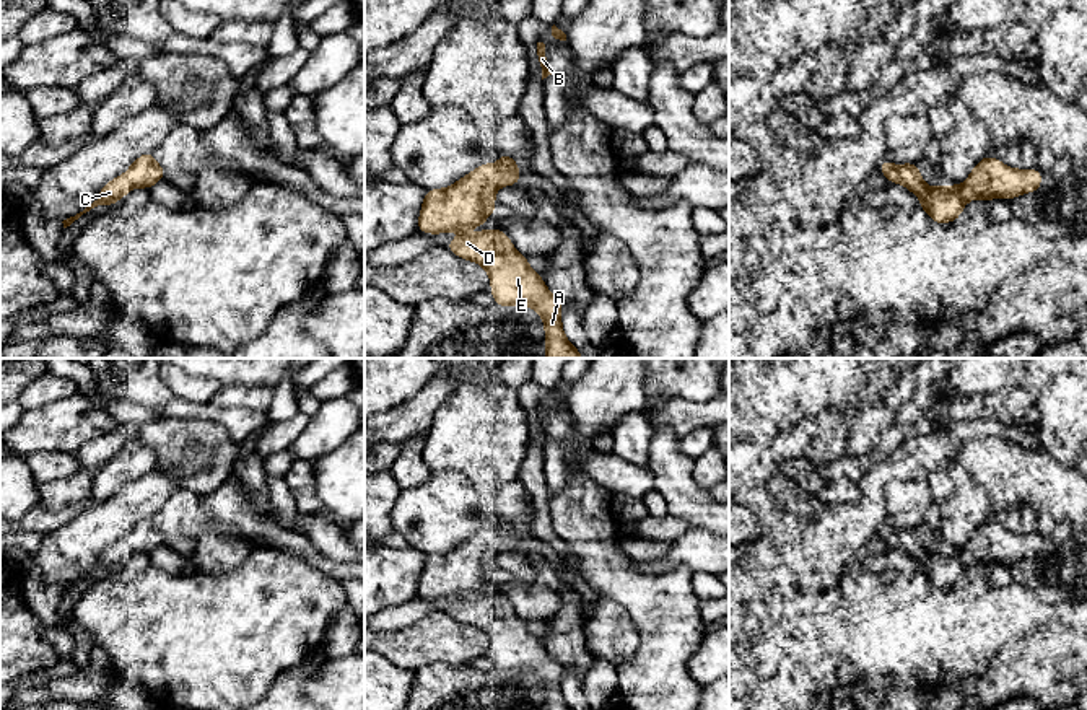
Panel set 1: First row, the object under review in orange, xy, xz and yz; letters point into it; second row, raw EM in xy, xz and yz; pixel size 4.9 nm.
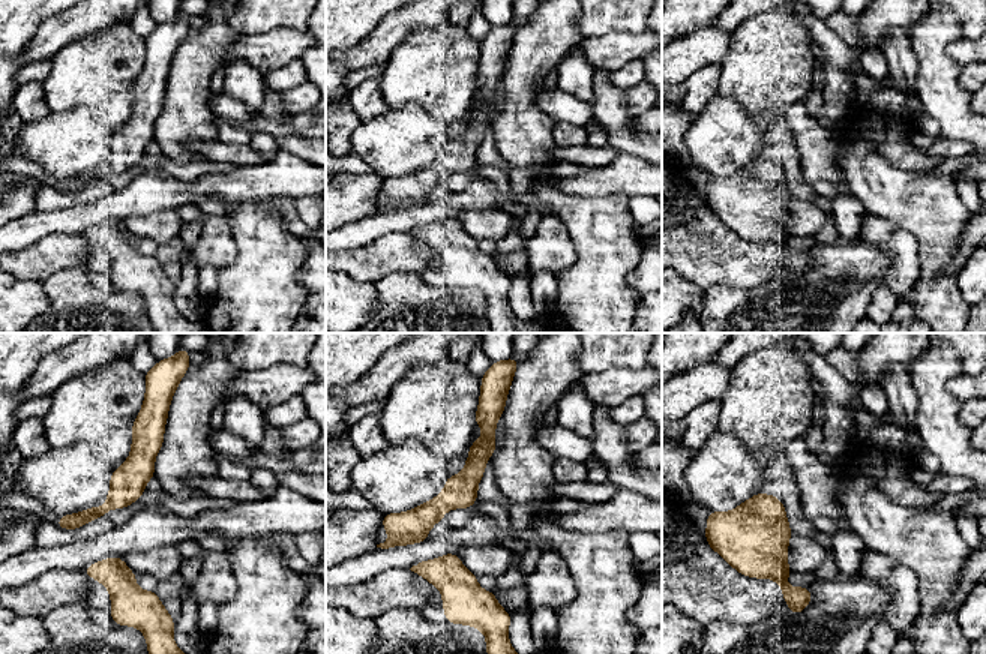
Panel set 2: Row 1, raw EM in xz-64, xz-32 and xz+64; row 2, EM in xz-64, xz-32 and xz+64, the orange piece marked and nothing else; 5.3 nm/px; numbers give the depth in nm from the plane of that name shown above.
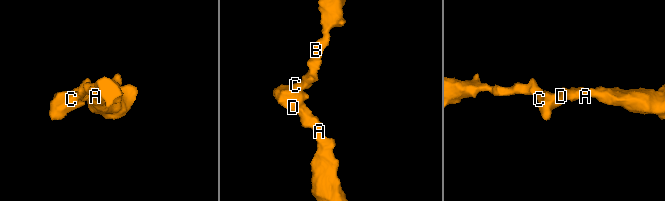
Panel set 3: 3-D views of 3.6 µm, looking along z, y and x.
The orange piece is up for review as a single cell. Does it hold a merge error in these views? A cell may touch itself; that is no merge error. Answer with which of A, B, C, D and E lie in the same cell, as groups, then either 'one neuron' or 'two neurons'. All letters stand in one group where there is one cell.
A B C D E | one neuron

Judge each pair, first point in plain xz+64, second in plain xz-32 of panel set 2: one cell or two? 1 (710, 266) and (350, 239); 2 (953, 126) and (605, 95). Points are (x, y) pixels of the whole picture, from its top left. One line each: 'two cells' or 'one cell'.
1: two cells
2: one cell

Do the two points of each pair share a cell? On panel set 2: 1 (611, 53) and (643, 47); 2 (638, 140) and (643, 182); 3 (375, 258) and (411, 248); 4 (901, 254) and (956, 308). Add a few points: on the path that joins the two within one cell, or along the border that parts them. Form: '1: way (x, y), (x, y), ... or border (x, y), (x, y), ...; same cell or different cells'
1: way (619, 48), (635, 47); same cell
2: border (620, 150), (646, 161); different cells
3: way (384, 257), (392, 252), (402, 252); same cell
4: border (916, 237), (919, 279), (902, 296); different cells

